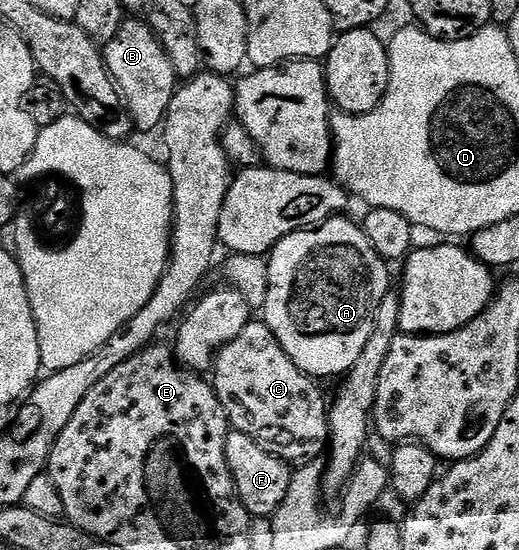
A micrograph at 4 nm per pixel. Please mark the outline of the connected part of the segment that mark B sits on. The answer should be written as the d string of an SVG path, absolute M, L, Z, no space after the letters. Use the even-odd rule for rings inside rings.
M125 19L114 38L103 46L102 52L108 74L120 90L133 126L144 133L151 129L159 130L168 116L168 108L178 88L178 78L174 75L174 67L170 67L170 59L166 59L166 51L156 38L152 26L144 19Z

